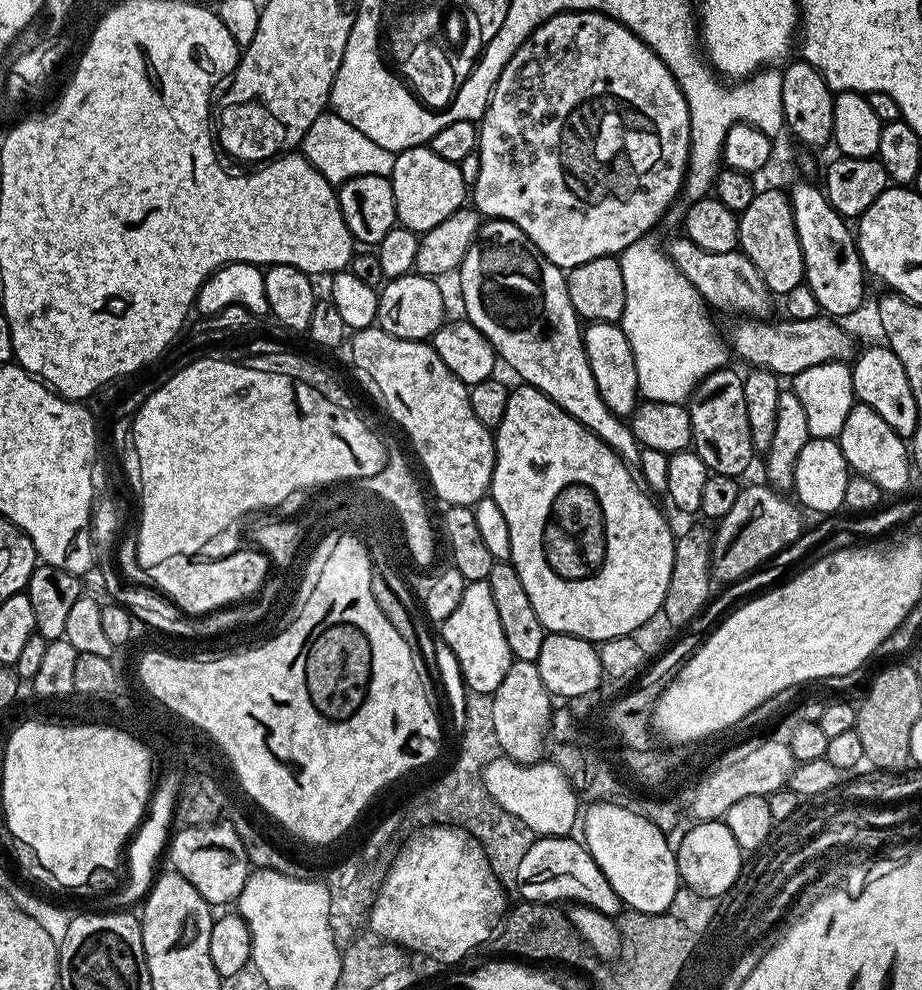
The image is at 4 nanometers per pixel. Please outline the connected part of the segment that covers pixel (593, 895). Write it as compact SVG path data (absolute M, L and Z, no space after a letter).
M543 836L533 843L517 859L515 868L517 880L515 891L527 903L555 903L570 901L570 904L584 904L613 918L619 917L624 905L609 880L593 860L593 856L579 840L572 836Z

